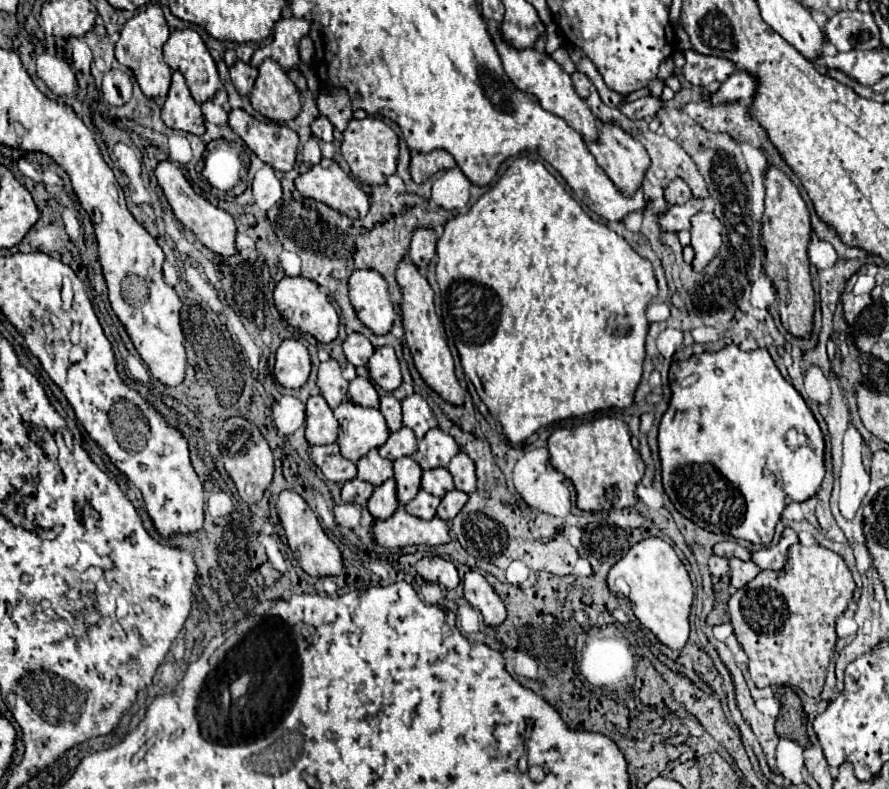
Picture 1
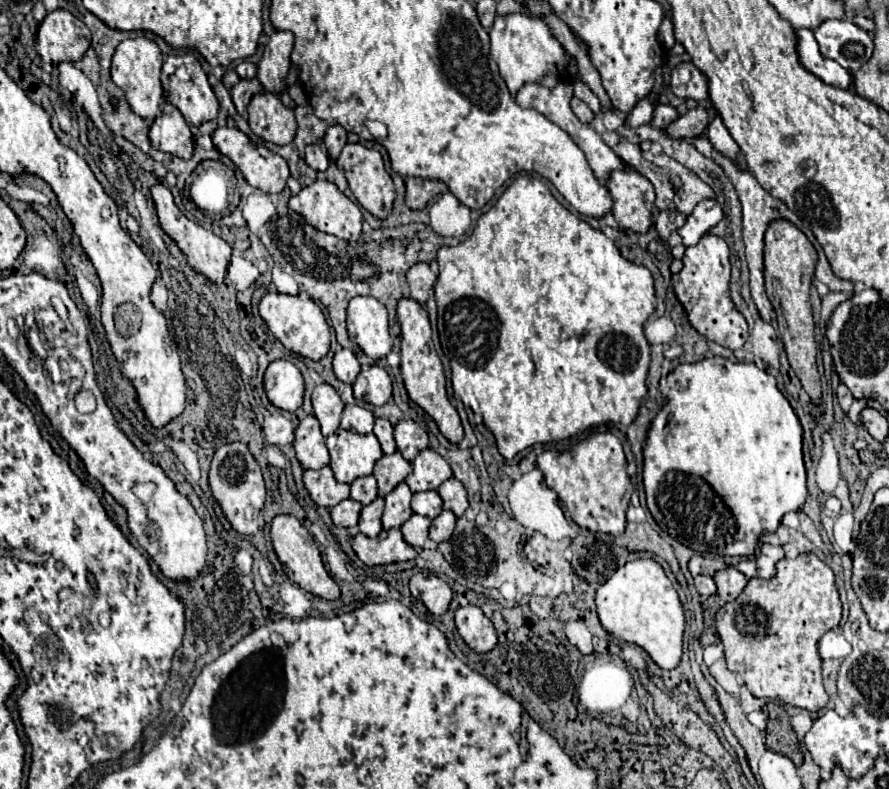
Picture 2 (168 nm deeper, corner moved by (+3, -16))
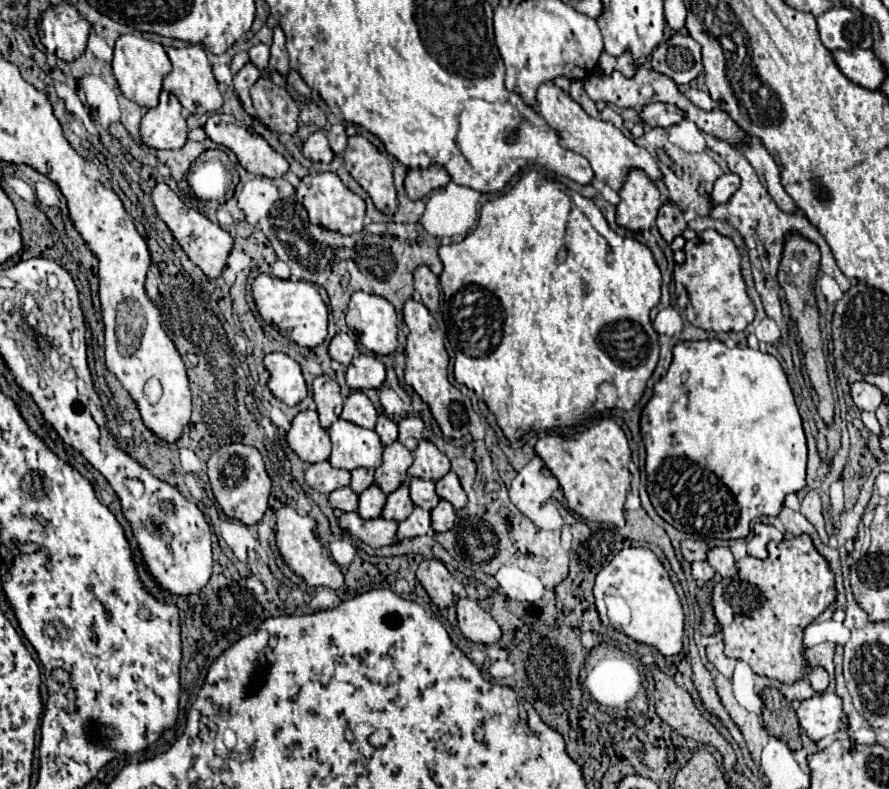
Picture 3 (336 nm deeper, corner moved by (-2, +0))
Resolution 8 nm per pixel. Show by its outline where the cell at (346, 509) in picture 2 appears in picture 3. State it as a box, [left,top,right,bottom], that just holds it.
[329,486,359,512]

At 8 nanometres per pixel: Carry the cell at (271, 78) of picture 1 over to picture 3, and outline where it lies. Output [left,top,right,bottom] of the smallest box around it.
[251,78,299,134]

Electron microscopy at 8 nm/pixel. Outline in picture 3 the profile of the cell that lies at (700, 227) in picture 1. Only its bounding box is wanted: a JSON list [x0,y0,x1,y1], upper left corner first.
[675,230,755,332]

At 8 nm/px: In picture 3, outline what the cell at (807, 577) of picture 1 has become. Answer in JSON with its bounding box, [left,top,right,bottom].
[713,534,837,694]

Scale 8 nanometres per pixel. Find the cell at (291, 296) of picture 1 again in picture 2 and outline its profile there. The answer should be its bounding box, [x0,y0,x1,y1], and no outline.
[258,292,330,360]

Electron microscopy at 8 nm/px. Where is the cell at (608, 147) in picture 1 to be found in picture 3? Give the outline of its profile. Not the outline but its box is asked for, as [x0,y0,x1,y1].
[617,170,663,230]

